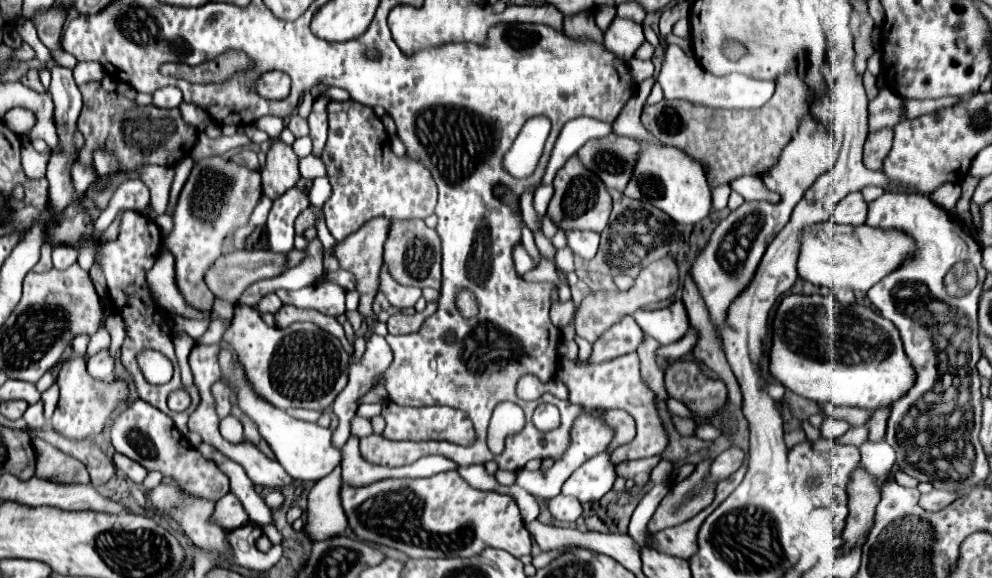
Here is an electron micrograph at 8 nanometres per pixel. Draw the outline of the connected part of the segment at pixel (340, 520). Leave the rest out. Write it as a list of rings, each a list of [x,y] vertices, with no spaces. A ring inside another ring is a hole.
[[[340,468],[318,480],[308,494],[308,520],[304,536],[312,542],[340,536],[348,528],[346,514],[340,506]]]

